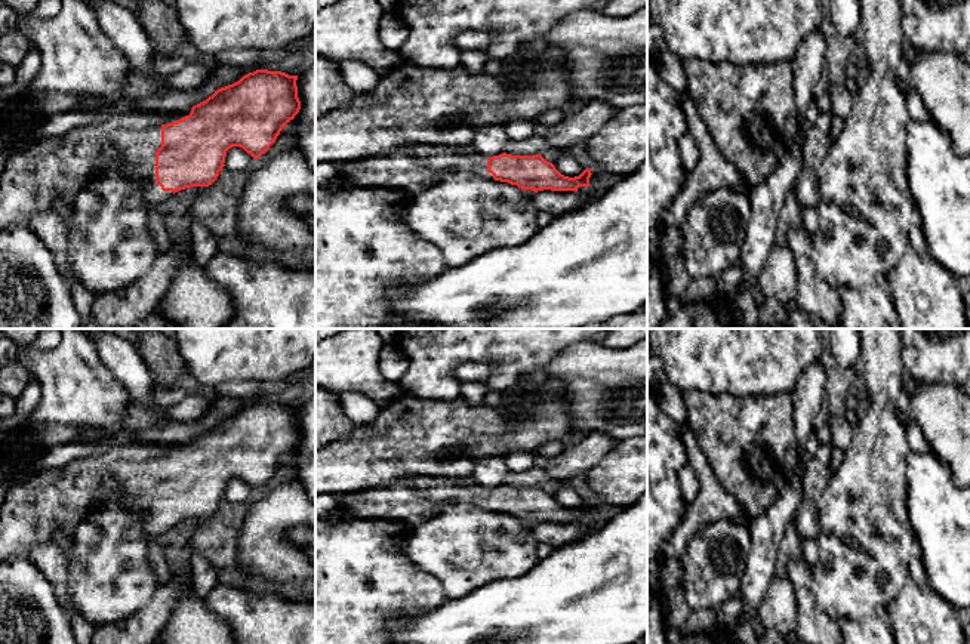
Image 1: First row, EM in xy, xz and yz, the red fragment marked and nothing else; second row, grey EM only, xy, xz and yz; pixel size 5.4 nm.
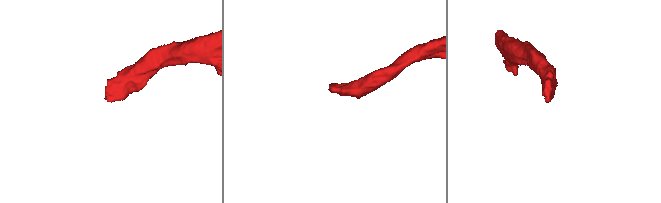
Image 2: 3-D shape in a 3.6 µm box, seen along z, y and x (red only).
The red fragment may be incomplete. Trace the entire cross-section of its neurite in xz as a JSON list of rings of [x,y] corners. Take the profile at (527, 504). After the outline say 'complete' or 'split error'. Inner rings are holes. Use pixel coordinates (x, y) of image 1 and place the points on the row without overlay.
[[[404,475],[382,487],[358,489],[338,505],[357,518],[404,521],[415,527],[435,517],[449,503],[475,505],[535,524],[543,521],[578,524],[579,518],[589,518],[592,506],[591,500],[585,500],[579,508],[564,508],[541,486],[502,484],[487,490],[471,478],[441,480],[428,475]]] | split error

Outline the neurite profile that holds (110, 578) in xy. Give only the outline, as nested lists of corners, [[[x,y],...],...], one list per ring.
[[[111,496],[92,508],[70,537],[68,616],[78,614],[93,629],[142,610],[163,583],[147,558],[153,540],[144,531],[150,500]]]

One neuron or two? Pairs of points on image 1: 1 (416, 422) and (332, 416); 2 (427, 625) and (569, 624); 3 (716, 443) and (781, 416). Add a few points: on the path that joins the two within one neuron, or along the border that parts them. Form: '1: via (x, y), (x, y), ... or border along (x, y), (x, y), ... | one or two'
1: border along (354, 425), (344, 437), (336, 438), (330, 444) | two
2: via (462, 625), (533, 624) | one
3: via (732, 443), (750, 443), (758, 440), (766, 433) | one

